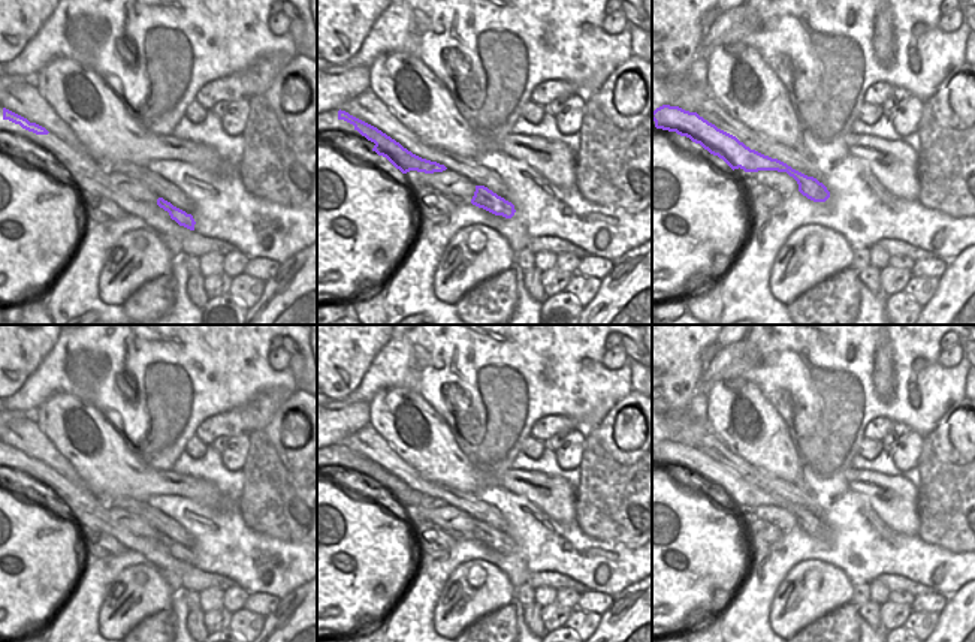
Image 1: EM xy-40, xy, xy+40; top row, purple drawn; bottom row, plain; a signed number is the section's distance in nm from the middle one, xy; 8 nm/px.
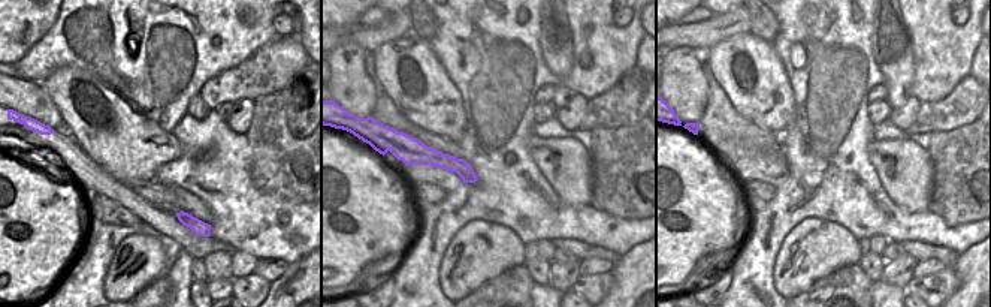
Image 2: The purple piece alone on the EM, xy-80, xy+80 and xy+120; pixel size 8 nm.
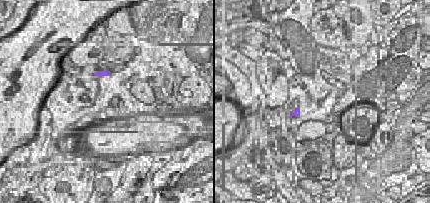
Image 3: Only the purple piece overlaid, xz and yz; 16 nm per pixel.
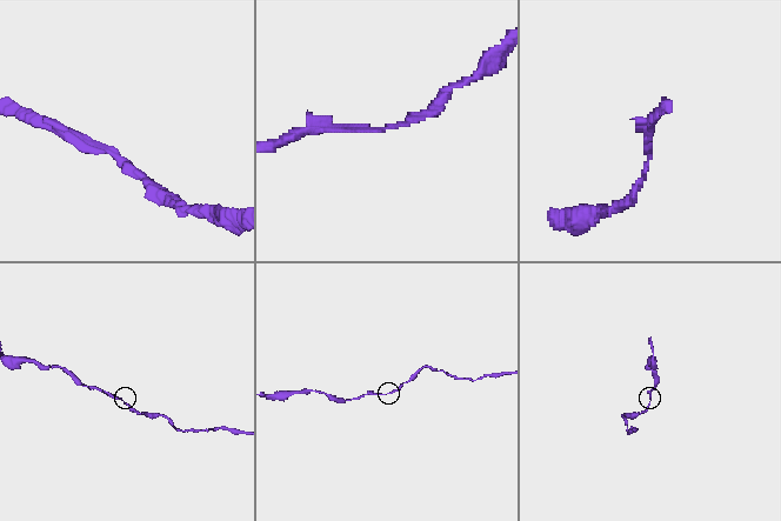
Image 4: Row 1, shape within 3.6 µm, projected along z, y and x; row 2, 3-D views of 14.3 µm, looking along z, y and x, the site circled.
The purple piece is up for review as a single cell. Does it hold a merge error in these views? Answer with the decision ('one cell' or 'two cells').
one cell

